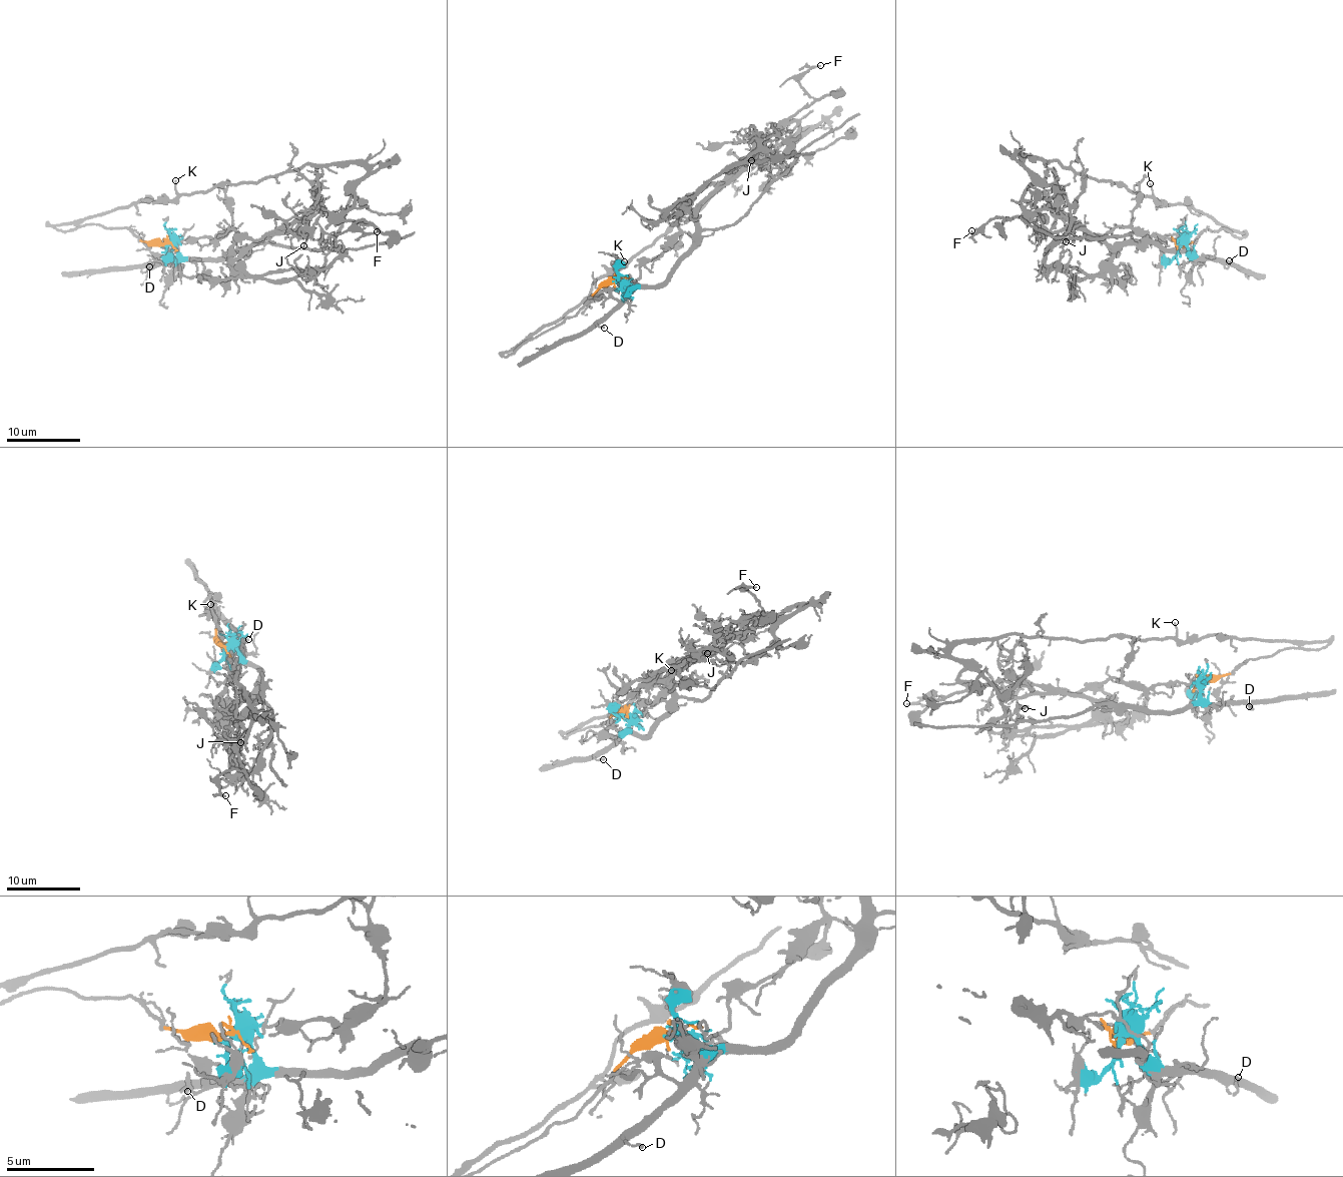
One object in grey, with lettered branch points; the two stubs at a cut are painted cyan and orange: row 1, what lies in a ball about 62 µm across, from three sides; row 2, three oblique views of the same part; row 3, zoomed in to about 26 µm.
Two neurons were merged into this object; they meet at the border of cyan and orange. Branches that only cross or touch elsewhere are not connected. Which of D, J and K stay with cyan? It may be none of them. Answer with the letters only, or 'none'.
D, J

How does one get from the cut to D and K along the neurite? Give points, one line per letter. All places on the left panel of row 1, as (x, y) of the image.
D: (164, 243), (170, 244), (177, 252), (175, 256), (171, 261), (144, 265), (141, 269), (144, 271), (150, 266)
K: (164, 243), (148, 244), (125, 228), (110, 229), (80, 222), (141, 199), (173, 200), (175, 180)

